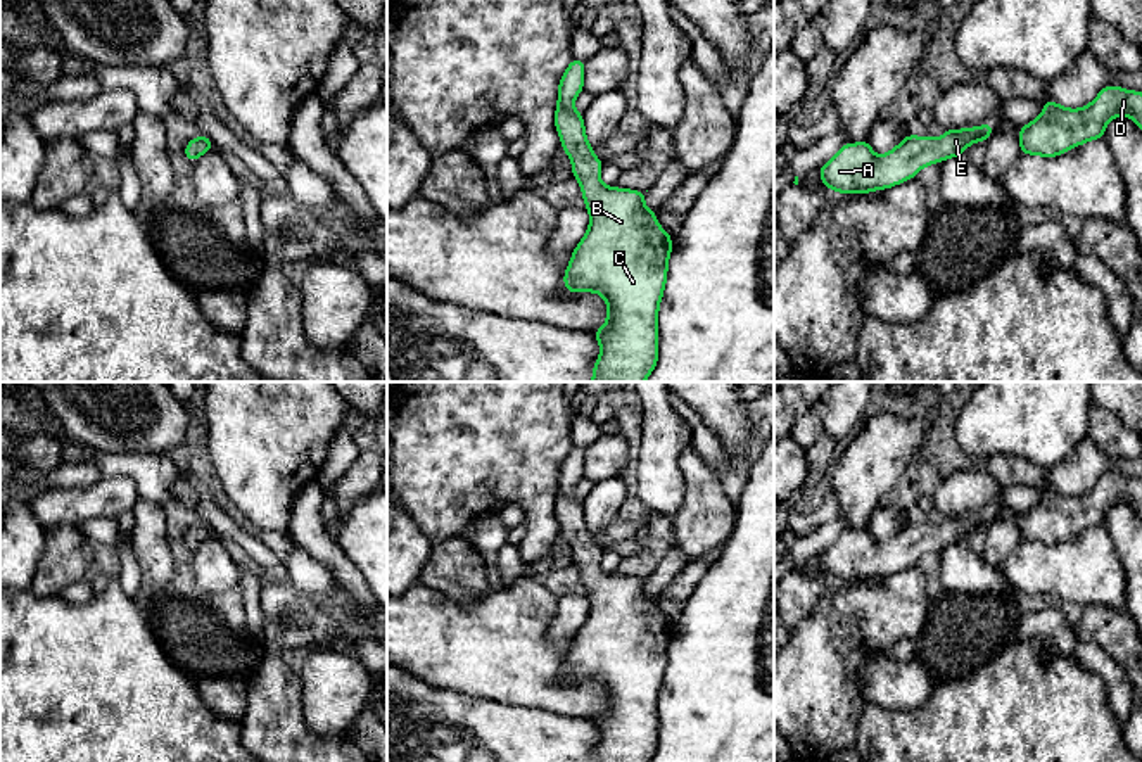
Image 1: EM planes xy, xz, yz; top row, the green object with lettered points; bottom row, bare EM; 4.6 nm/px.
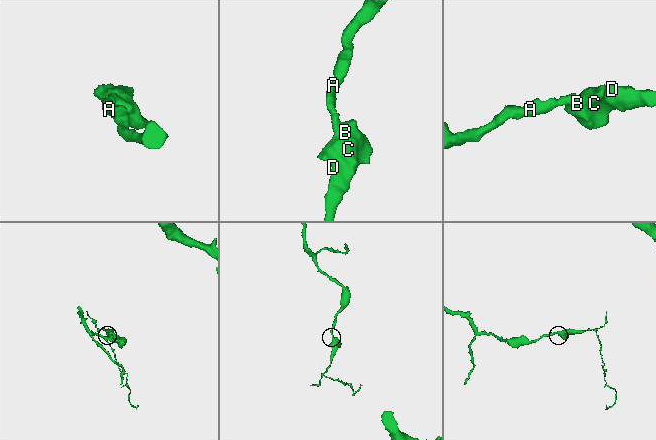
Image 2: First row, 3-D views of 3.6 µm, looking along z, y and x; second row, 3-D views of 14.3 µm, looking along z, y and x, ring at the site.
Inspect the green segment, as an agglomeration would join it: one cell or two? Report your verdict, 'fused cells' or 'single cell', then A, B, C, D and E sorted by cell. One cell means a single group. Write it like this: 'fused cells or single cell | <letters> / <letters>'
single cell | A B C D E

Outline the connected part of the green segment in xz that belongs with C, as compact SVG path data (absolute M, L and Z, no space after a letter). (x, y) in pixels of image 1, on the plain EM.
M579 446L568 451L558 470L555 498L561 536L572 546L572 560L591 605L586 622L572 638L563 672L574 681L596 679L608 693L605 712L593 721L601 734L593 762L650 762L658 750L658 695L669 662L672 624L657 610L657 598L644 594L646 579L601 570L603 548L593 541L586 525L582 499L574 496L577 482L584 477L584 453L586 448Z

